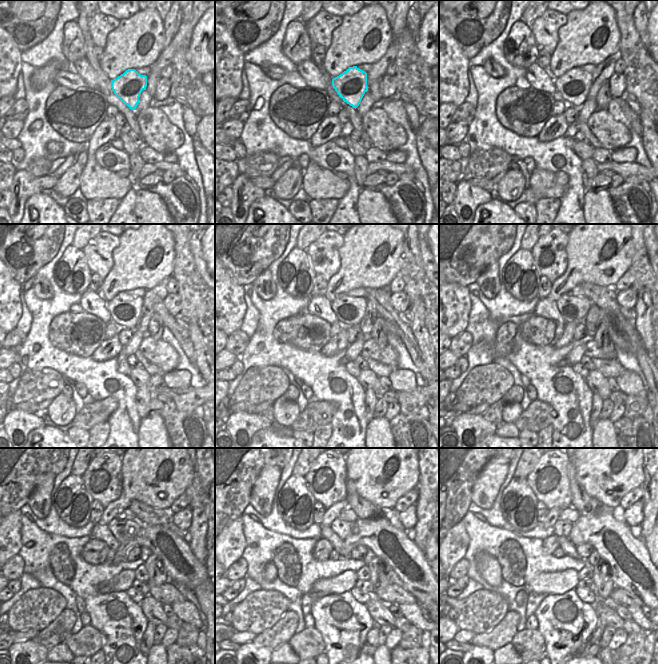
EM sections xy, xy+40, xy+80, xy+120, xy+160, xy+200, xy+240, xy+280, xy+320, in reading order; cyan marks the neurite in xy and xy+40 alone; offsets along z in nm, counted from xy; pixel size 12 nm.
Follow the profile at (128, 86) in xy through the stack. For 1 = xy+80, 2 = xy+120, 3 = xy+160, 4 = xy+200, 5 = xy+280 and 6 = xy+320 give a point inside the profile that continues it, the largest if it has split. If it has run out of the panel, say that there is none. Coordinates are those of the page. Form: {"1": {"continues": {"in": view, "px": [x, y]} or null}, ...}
{"1": {"continues": {"in": "xy+80", "px": [573, 85]}}, "2": {"continues": {"in": "xy+120", "px": [125, 309]}}, "3": {"continues": {"in": "xy+160", "px": [349, 310]}}, "4": {"continues": {"in": "xy+200", "px": [572, 308]}}, "5": {"continues": {"in": "xy+280", "px": [342, 529]}}, "6": {"continues": {"in": "xy+320", "px": [561, 528]}}}

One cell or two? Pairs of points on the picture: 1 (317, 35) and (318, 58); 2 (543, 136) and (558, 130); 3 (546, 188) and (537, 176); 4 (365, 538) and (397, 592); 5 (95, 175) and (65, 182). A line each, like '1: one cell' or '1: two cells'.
1: two cells
2: one cell
3: one cell
4: two cells
5: two cells

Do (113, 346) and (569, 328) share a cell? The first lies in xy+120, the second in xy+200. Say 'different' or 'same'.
same

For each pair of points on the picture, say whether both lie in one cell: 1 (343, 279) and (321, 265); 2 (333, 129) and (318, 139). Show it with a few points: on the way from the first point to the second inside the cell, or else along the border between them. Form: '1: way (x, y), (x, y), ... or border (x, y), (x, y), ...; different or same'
1: border (338, 250), (339, 269), (327, 282); different
2: way (329, 131), (322, 135); same

